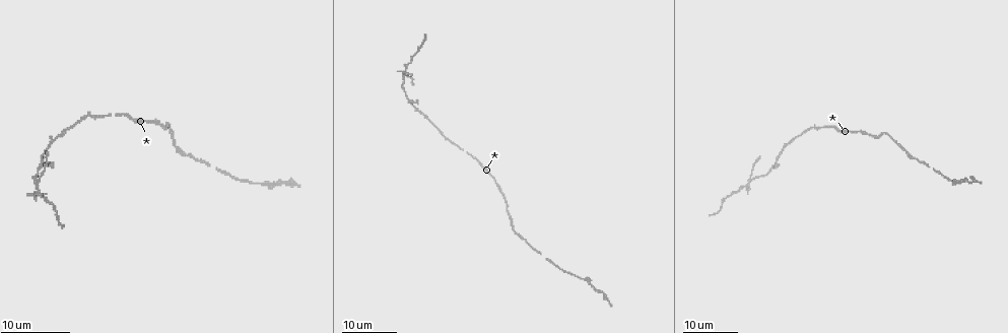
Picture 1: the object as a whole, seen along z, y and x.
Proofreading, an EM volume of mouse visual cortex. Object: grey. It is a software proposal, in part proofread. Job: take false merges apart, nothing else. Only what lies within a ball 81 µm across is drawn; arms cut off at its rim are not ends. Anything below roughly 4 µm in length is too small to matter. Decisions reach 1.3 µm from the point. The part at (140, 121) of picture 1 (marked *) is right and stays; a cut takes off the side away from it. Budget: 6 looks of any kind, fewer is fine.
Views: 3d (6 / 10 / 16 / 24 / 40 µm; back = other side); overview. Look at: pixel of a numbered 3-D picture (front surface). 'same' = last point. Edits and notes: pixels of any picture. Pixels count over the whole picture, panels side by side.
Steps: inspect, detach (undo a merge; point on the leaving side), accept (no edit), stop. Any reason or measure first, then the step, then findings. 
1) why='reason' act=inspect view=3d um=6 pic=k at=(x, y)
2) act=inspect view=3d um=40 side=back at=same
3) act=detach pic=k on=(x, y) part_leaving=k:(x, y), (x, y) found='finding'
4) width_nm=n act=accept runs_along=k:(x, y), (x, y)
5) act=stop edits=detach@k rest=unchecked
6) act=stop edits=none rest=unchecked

why='calibre changes' act=inspect view=3d um=16 pic=1 at=(217, 171)

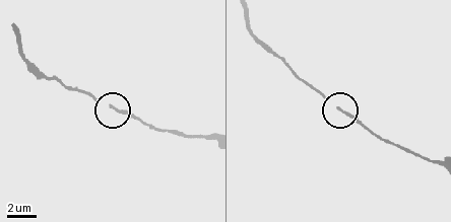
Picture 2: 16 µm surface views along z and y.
act=inspect view=3d um=6 pic=2 at=(341, 110)

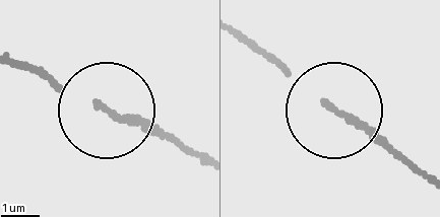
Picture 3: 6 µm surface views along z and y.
width_nm=130 act=accept runs_along=3:(9, 59), (155, 124), (191, 153) found='all the same neuron'

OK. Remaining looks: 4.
why='sudden change in width' act=inspect view=3d um=16 pic=1 at=(186, 154)

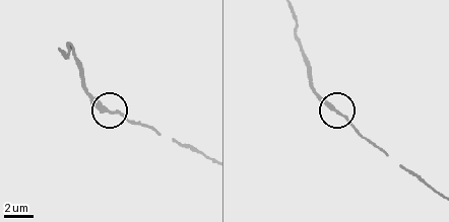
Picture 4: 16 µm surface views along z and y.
act=inspect view=3d um=6 pic=4 at=(340, 110)

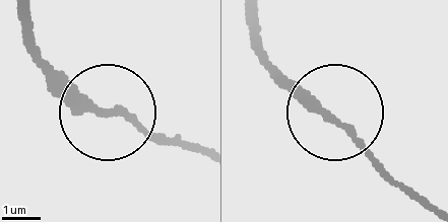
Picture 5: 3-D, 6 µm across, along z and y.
act=accept runs_along=5:(19, 15), (36, 54), (64, 83), (187, 148) found='continuous, no second neuron'

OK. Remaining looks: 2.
act=stop edits=none rest=unchecked

